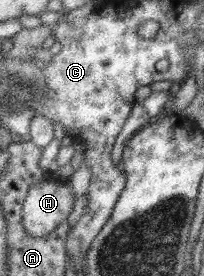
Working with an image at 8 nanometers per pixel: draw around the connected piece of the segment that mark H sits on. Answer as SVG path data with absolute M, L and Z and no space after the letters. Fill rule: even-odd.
M68 180L39 181L29 185L25 200L21 205L21 226L25 234L31 237L43 237L67 220L72 212L74 193Z

